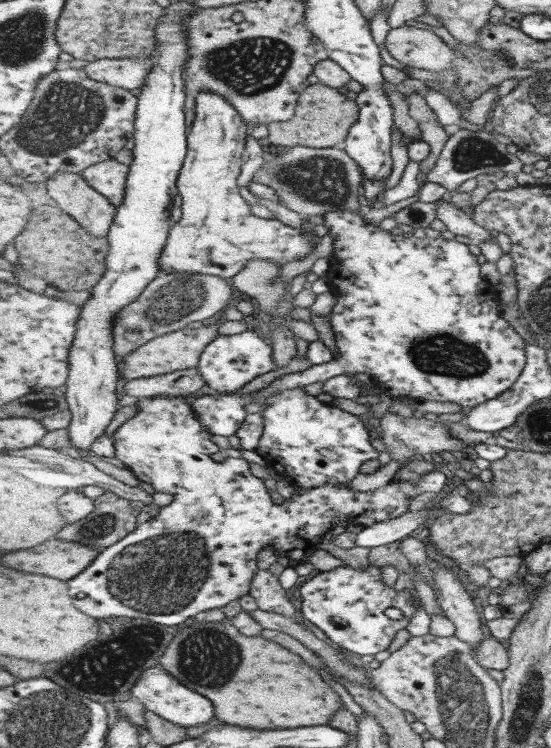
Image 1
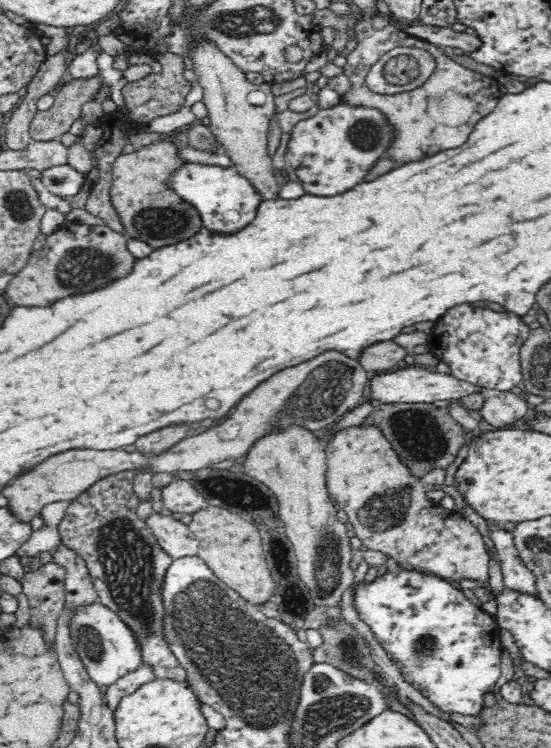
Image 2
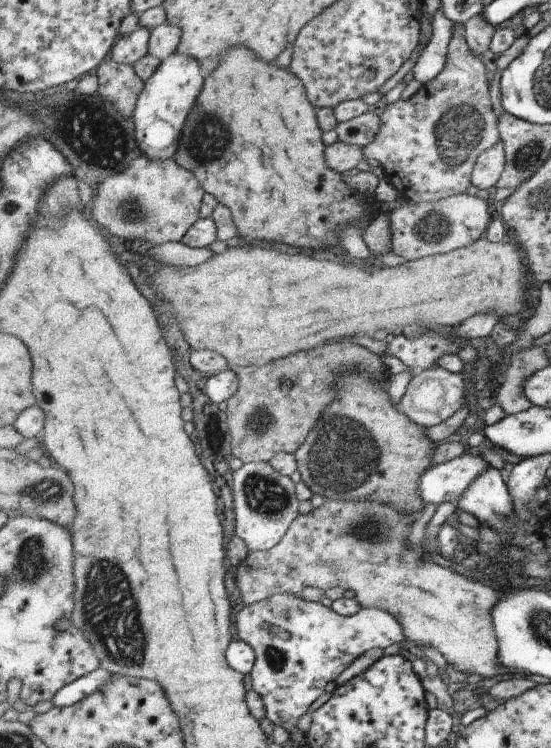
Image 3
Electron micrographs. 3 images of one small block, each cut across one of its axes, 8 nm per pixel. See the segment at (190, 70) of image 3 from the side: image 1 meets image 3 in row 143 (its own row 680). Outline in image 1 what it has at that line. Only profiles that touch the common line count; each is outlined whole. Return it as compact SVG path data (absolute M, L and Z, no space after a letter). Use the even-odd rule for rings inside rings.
M158 664L139 676L131 692L147 709L155 711L162 718L186 729L199 725L205 726L216 717L213 701L203 697L203 694L199 694L198 691L184 686L179 679Z

